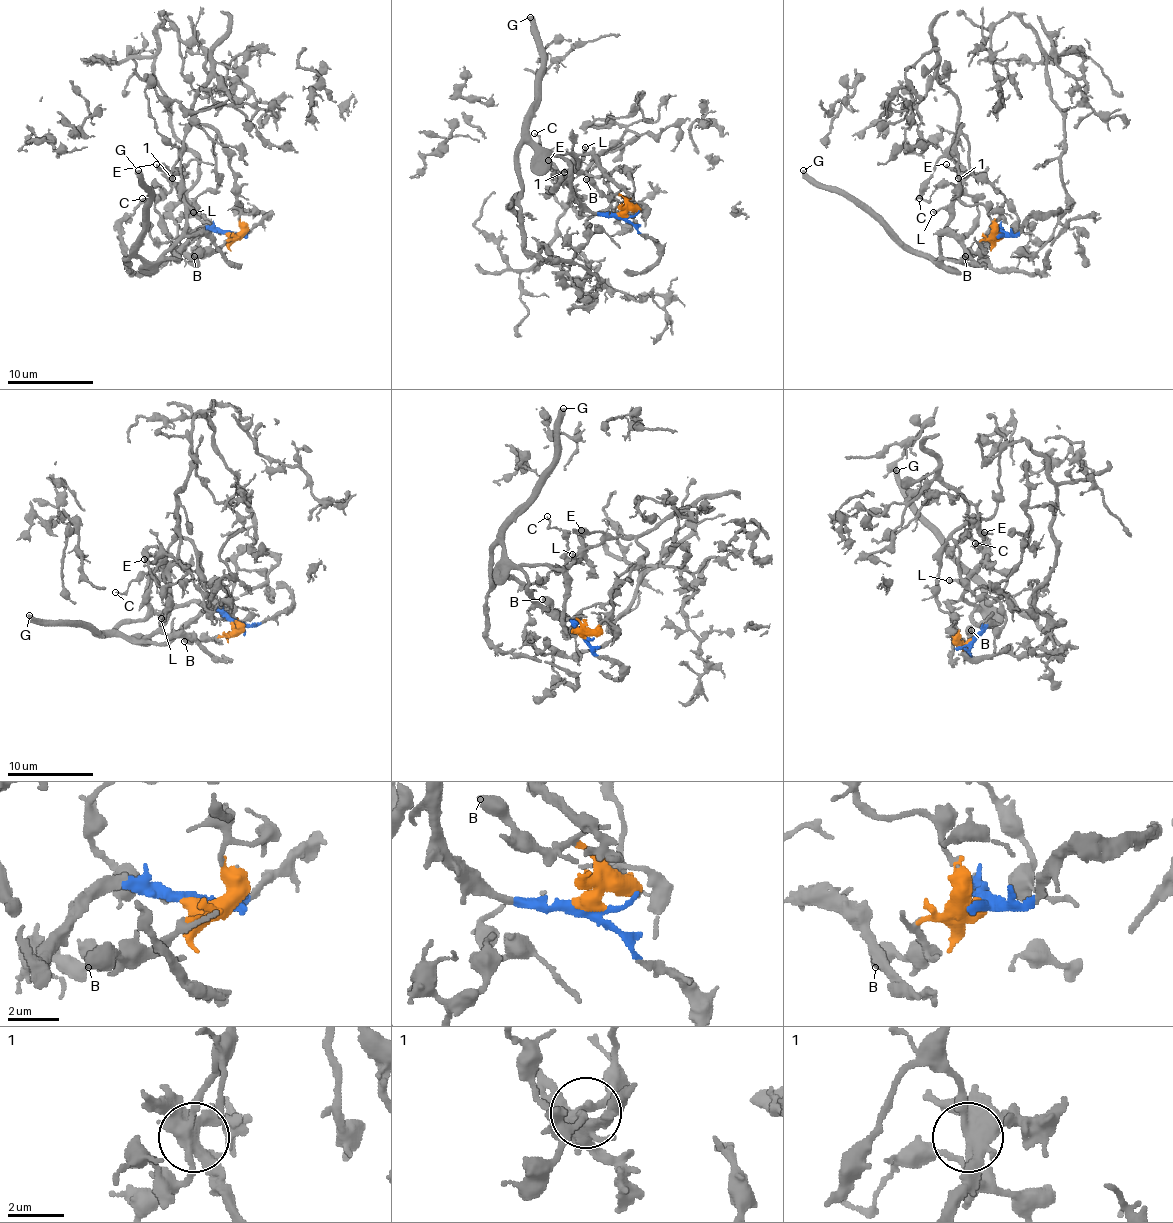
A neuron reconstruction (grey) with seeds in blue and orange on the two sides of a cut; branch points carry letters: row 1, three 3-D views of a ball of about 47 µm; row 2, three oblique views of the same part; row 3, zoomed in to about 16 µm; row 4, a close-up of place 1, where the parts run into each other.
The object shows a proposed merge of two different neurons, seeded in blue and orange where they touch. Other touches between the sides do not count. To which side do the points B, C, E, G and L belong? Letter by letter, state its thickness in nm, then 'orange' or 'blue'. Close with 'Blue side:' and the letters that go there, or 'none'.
B: calibre 600 nm; orange
C: calibre 140 nm; orange
E: calibre 240 nm; blue
G: calibre 480 nm; blue
L: calibre 240 nm; blue
Blue side: E, G, L

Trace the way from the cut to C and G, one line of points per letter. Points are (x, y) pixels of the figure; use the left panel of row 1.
C: (230, 234), (240, 230), (242, 204), (230, 151), (206, 125), (185, 138), (172, 187), (155, 185), (142, 198)
G: (230, 234), (200, 230), (176, 260), (146, 262), (135, 251), (148, 206), (138, 170)

